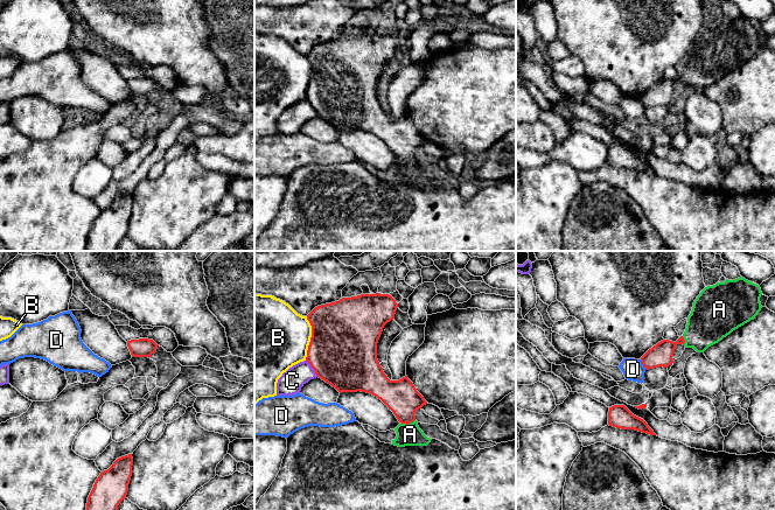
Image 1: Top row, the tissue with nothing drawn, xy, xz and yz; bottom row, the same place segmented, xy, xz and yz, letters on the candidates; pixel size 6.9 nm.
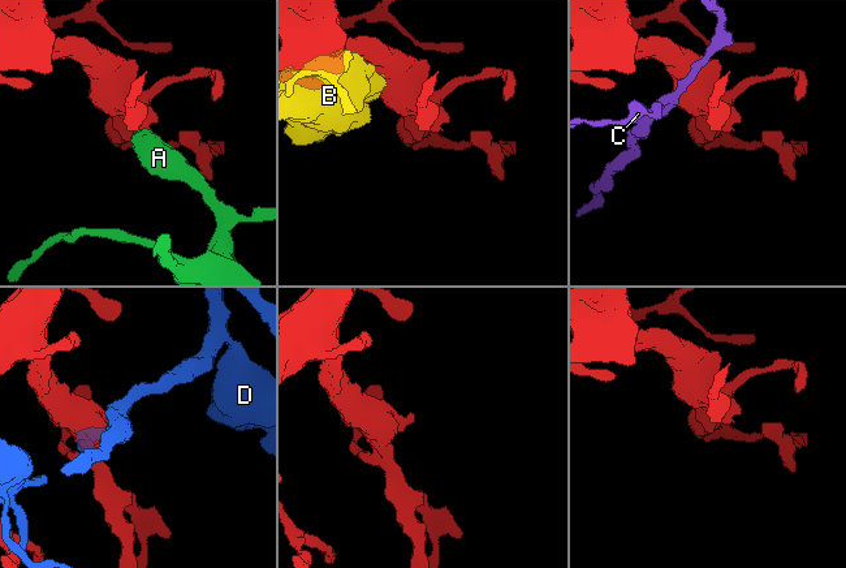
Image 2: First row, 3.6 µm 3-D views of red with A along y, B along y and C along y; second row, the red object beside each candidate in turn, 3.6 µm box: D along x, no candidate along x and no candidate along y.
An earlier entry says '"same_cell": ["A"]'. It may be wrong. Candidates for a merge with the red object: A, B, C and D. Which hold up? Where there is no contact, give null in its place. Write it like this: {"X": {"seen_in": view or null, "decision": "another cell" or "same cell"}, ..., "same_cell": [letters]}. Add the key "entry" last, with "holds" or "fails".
{"A": {"seen_in": "xz", "decision": "same cell"}, "B": {"seen_in": "xz", "decision": "another cell"}, "C": {"seen_in": "xz", "decision": "another cell"}, "D": {"seen_in": "yz", "decision": "another cell"}, "same_cell": ["A"], "entry": "holds"}

